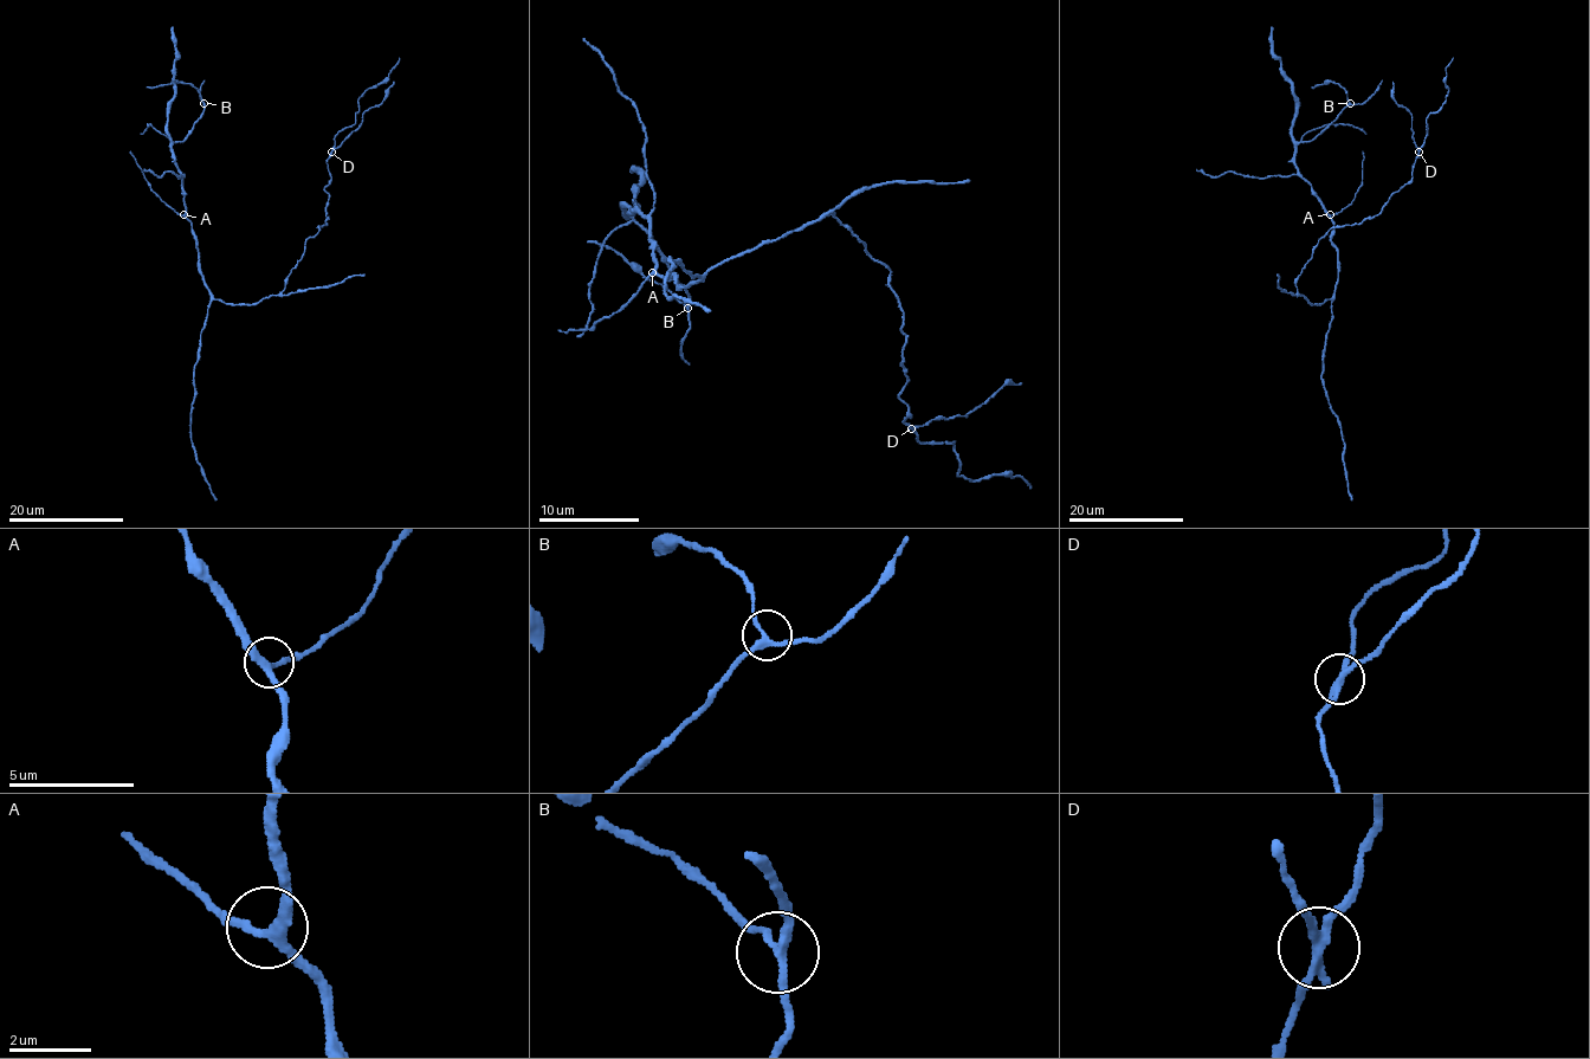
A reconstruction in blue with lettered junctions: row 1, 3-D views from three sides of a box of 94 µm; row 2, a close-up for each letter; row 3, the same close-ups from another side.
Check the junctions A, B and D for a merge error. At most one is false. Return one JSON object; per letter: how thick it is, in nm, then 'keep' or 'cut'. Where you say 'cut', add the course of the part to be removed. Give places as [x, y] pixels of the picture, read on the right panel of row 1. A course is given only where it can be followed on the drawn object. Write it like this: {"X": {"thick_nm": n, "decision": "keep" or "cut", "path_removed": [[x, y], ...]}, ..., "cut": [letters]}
{"A": {"thick_nm": 240, "decision": "keep"}, "B": {"thick_nm": 200, "decision": "keep"}, "D": {"thick_nm": 220, "decision": "cut", "path_removed": [[1419, 152], [1413, 141], [1411, 114], [1395, 101], [1393, 81]]}, "cut": ["D"]}

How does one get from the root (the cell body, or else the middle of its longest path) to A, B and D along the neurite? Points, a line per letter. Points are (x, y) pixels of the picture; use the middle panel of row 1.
A: (788, 232), (717, 263), (702, 281), (690, 285), (679, 285), (672, 276), (659, 278), (652, 272)
B: (788, 232), (717, 263), (702, 281), (679, 285), (657, 270), (652, 225), (634, 212), (682, 283), (687, 308)
D: (788, 232), (831, 212), (889, 268), (889, 285), (904, 314), (906, 386), (898, 396), (911, 428)

